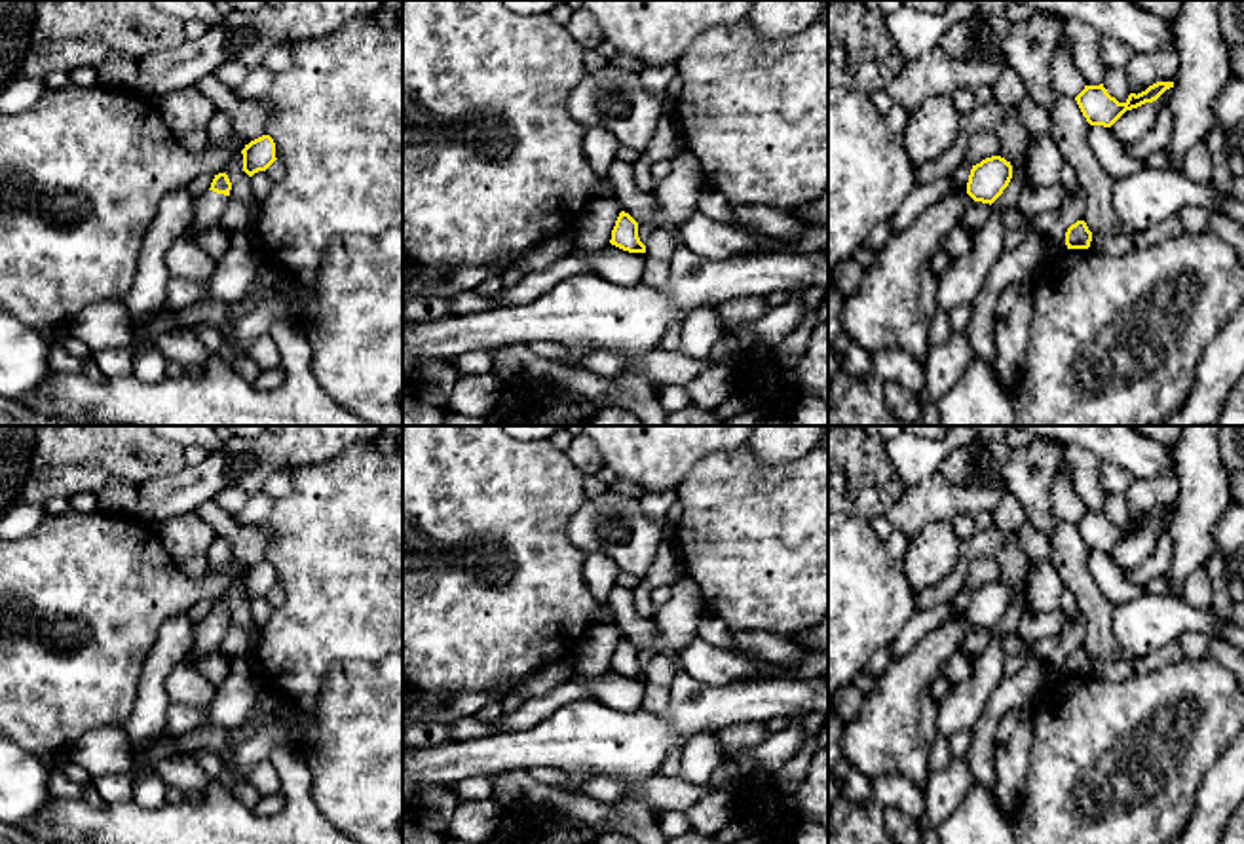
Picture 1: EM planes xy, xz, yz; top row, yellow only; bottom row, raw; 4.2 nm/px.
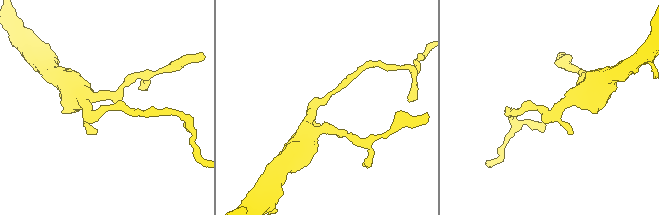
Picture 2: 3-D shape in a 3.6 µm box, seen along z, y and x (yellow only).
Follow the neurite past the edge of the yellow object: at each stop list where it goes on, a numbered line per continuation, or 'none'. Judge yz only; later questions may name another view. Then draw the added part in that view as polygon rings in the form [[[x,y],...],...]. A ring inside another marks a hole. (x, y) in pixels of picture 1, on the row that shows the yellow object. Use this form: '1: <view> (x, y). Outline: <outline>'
1: yz (895, 301). Outline: [[[946,194],[876,253],[839,316],[839,327],[851,342],[870,354],[900,348],[915,361],[927,361],[931,319],[938,310],[938,274],[929,260],[961,224],[971,201],[969,194]]]

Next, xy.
1: xy (209, 208). Outline: [[[213,190],[203,192],[194,200],[194,221],[184,234],[196,240],[199,230],[220,224],[226,205],[228,196],[217,194]]]

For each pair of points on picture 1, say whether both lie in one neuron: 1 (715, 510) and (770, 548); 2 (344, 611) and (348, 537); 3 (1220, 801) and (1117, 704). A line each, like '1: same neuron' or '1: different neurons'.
1: same neuron
2: same neuron
3: different neurons

